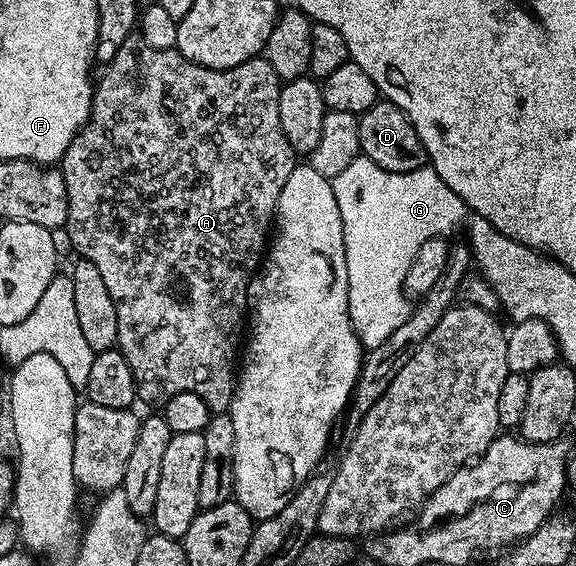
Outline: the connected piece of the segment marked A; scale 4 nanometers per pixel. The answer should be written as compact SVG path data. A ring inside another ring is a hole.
M133 34L126 42L122 42L122 46L118 46L114 58L103 65L104 73L98 76L94 84L92 111L88 114L88 121L75 138L67 143L62 171L68 195L66 227L70 242L83 259L92 260L94 266L98 266L106 282L106 290L110 290L110 298L114 298L118 314L116 343L126 362L130 362L141 401L160 402L179 392L193 392L207 402L213 413L225 411L231 405L238 379L238 353L242 348L242 333L246 328L246 313L250 308L248 285L265 255L266 241L270 236L270 225L276 214L276 203L282 194L282 186L286 186L286 178L290 178L292 169L298 164L297 153L293 152L286 134L282 134L282 122L278 118L282 81L268 60L261 59L259 64L260 68L204 68L200 64L192 64L175 48L151 49L139 35Z

